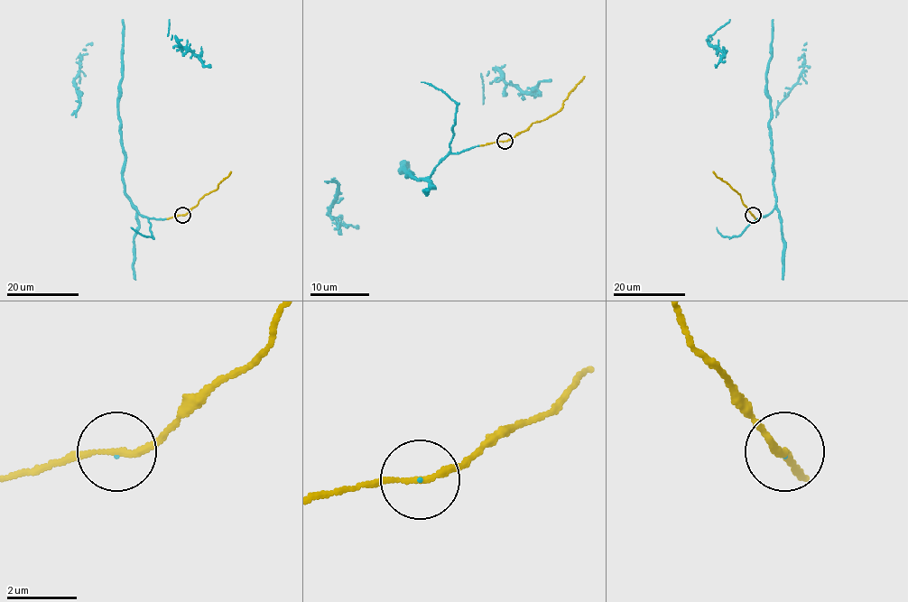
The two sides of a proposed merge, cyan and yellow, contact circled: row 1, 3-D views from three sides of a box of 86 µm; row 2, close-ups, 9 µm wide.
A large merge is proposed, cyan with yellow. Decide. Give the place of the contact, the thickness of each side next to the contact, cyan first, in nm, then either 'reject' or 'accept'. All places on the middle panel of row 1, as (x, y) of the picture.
at (504, 141); 20 nm thick on the cyan side, 160 nm on the other; accept

